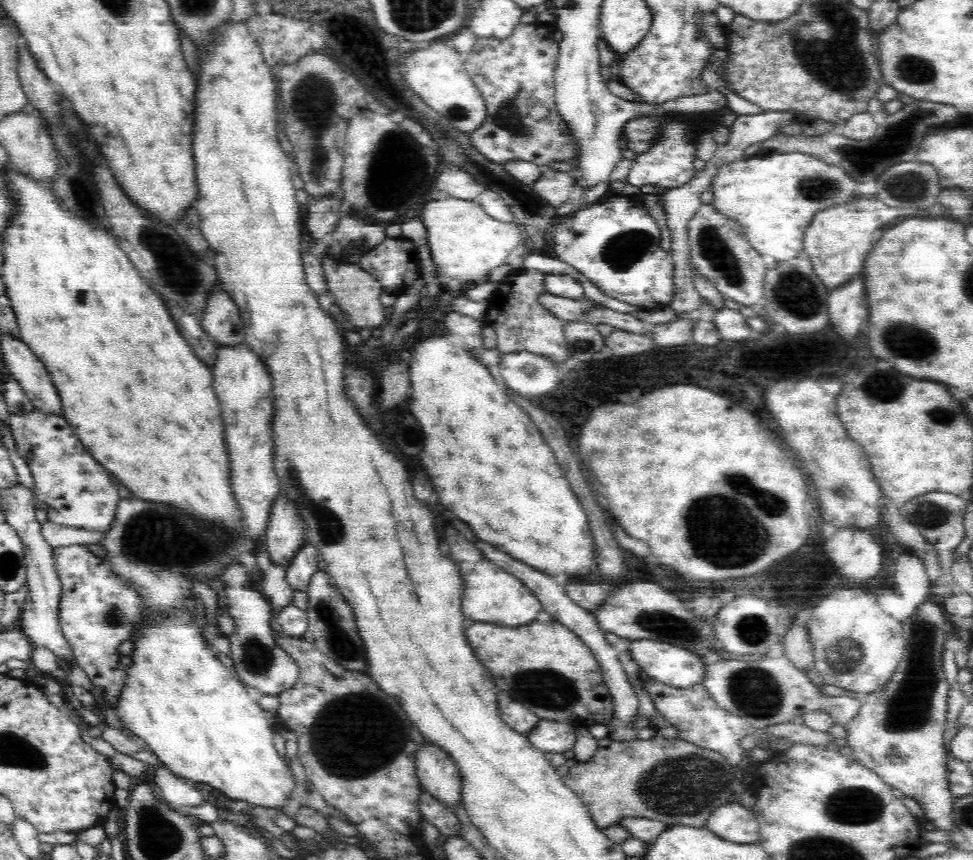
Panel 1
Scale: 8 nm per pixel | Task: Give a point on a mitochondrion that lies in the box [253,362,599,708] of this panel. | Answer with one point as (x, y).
(329, 526)

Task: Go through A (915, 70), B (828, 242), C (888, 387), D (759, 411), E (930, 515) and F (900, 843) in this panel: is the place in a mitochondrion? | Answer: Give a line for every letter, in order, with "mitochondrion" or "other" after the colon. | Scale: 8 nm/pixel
A: mitochondrion
B: other
C: mitochondrion
D: other
E: mitochondrion
F: other

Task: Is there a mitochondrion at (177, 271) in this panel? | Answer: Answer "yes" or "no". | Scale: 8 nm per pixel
yes

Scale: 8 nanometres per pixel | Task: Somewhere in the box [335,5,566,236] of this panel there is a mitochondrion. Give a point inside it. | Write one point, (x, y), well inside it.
(511, 115)

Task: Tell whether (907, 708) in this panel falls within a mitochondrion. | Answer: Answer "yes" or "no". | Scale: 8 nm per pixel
yes

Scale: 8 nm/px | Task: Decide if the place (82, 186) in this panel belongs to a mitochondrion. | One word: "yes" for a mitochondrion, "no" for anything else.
yes

